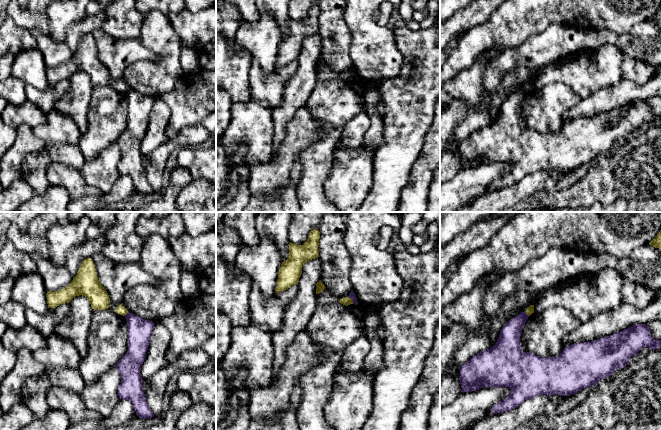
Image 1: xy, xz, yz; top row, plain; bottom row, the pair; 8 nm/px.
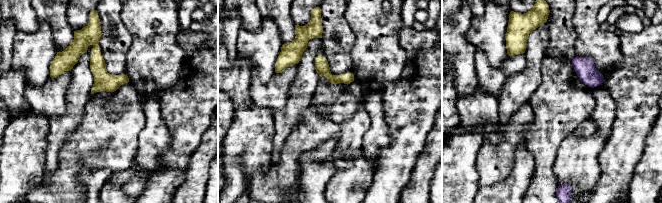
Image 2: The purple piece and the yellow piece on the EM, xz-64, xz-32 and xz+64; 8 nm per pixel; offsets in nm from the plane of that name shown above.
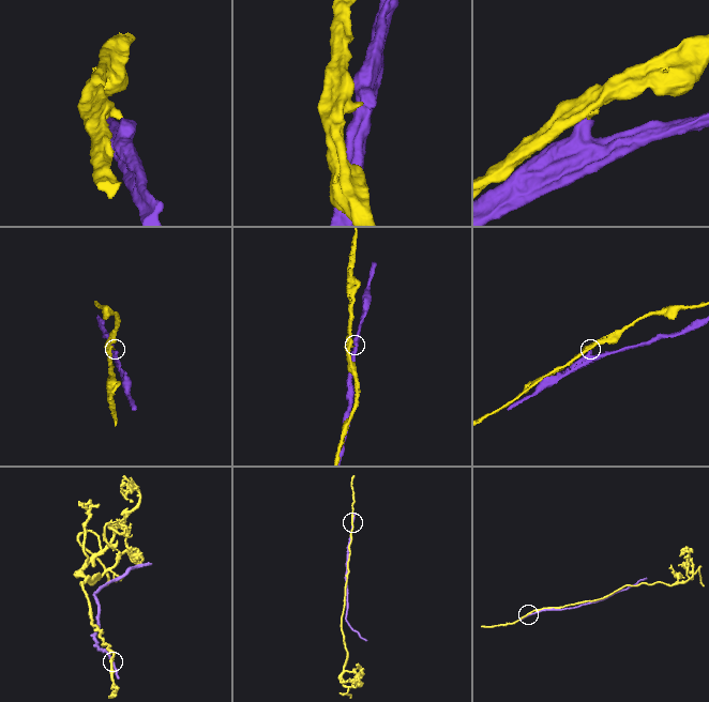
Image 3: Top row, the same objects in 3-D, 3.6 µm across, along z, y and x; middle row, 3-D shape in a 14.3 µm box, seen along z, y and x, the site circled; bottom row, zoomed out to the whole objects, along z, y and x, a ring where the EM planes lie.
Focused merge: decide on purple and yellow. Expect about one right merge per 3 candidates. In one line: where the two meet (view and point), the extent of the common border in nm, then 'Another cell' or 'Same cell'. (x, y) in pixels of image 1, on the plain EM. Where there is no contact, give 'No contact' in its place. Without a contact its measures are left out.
Touches purple at xz (352, 75). Shared border 80 nm. Another cell

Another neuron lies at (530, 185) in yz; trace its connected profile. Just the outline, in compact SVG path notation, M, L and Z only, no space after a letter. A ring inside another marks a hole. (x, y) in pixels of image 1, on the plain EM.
M554 170L527 175L517 184L482 196L472 204L461 208L458 212L501 212L503 209L512 207L520 201L533 201L536 194L541 191L541 186L545 180L552 179L557 181L566 173Z

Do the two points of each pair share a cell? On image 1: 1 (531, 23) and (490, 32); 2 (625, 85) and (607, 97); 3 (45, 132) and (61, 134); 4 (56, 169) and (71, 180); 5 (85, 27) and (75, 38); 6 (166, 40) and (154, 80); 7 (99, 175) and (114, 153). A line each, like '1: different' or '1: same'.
1: same
2: same
3: same
4: same
5: same
6: same
7: same

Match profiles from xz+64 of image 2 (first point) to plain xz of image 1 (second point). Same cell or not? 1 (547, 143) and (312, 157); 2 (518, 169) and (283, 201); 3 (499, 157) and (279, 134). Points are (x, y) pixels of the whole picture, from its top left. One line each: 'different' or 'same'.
1: same
2: same
3: different

